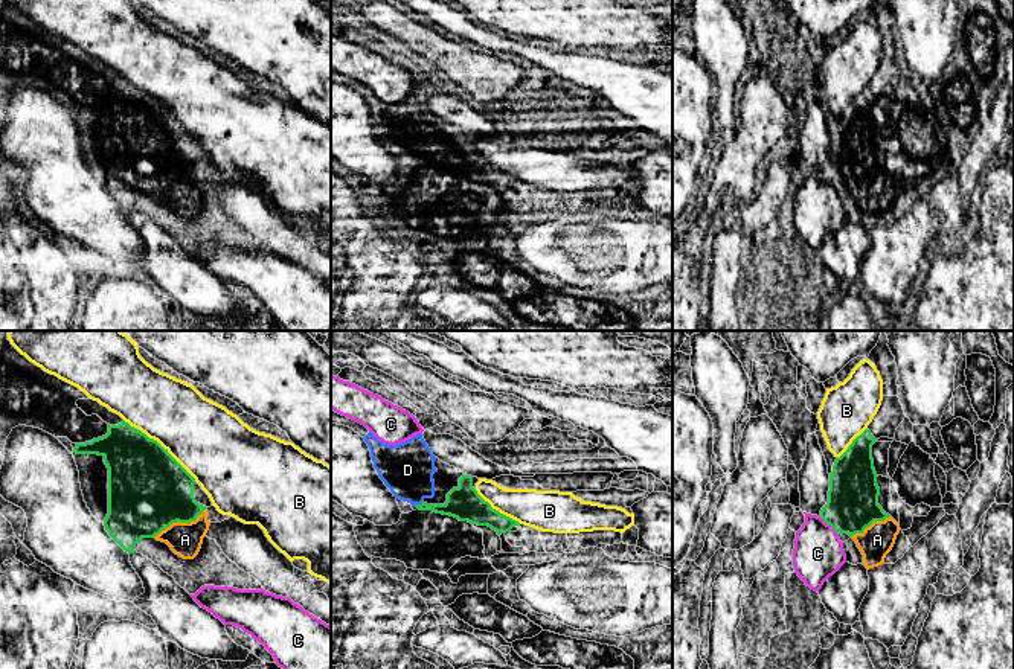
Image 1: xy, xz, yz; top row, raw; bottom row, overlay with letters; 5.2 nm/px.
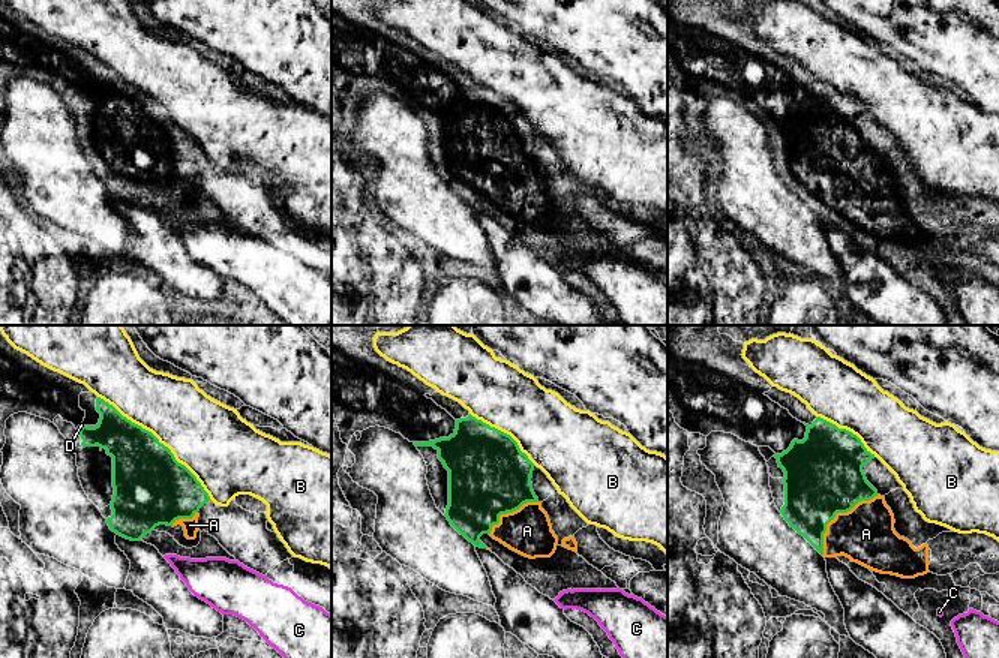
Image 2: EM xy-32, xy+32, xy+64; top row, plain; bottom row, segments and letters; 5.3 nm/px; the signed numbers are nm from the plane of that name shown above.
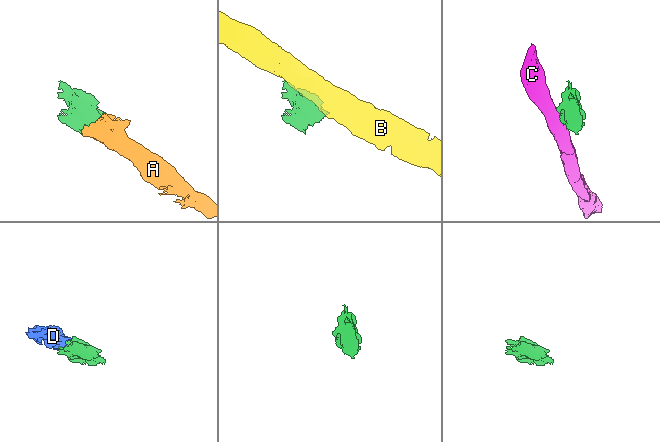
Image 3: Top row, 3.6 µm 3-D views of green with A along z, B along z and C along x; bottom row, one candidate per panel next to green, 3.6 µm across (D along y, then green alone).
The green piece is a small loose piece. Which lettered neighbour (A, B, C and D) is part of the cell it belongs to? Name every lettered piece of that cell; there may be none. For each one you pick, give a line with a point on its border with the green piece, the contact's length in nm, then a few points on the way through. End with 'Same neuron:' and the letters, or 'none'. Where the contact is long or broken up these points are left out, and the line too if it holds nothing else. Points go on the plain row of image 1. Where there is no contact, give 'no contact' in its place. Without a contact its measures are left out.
A: contact xy (179, 180); length 320 nm
D: contact xz (418, 163); length 50 nm; way xz (464, 162), (452, 166), (418, 163), (407, 128)
Same neuron: A, D

